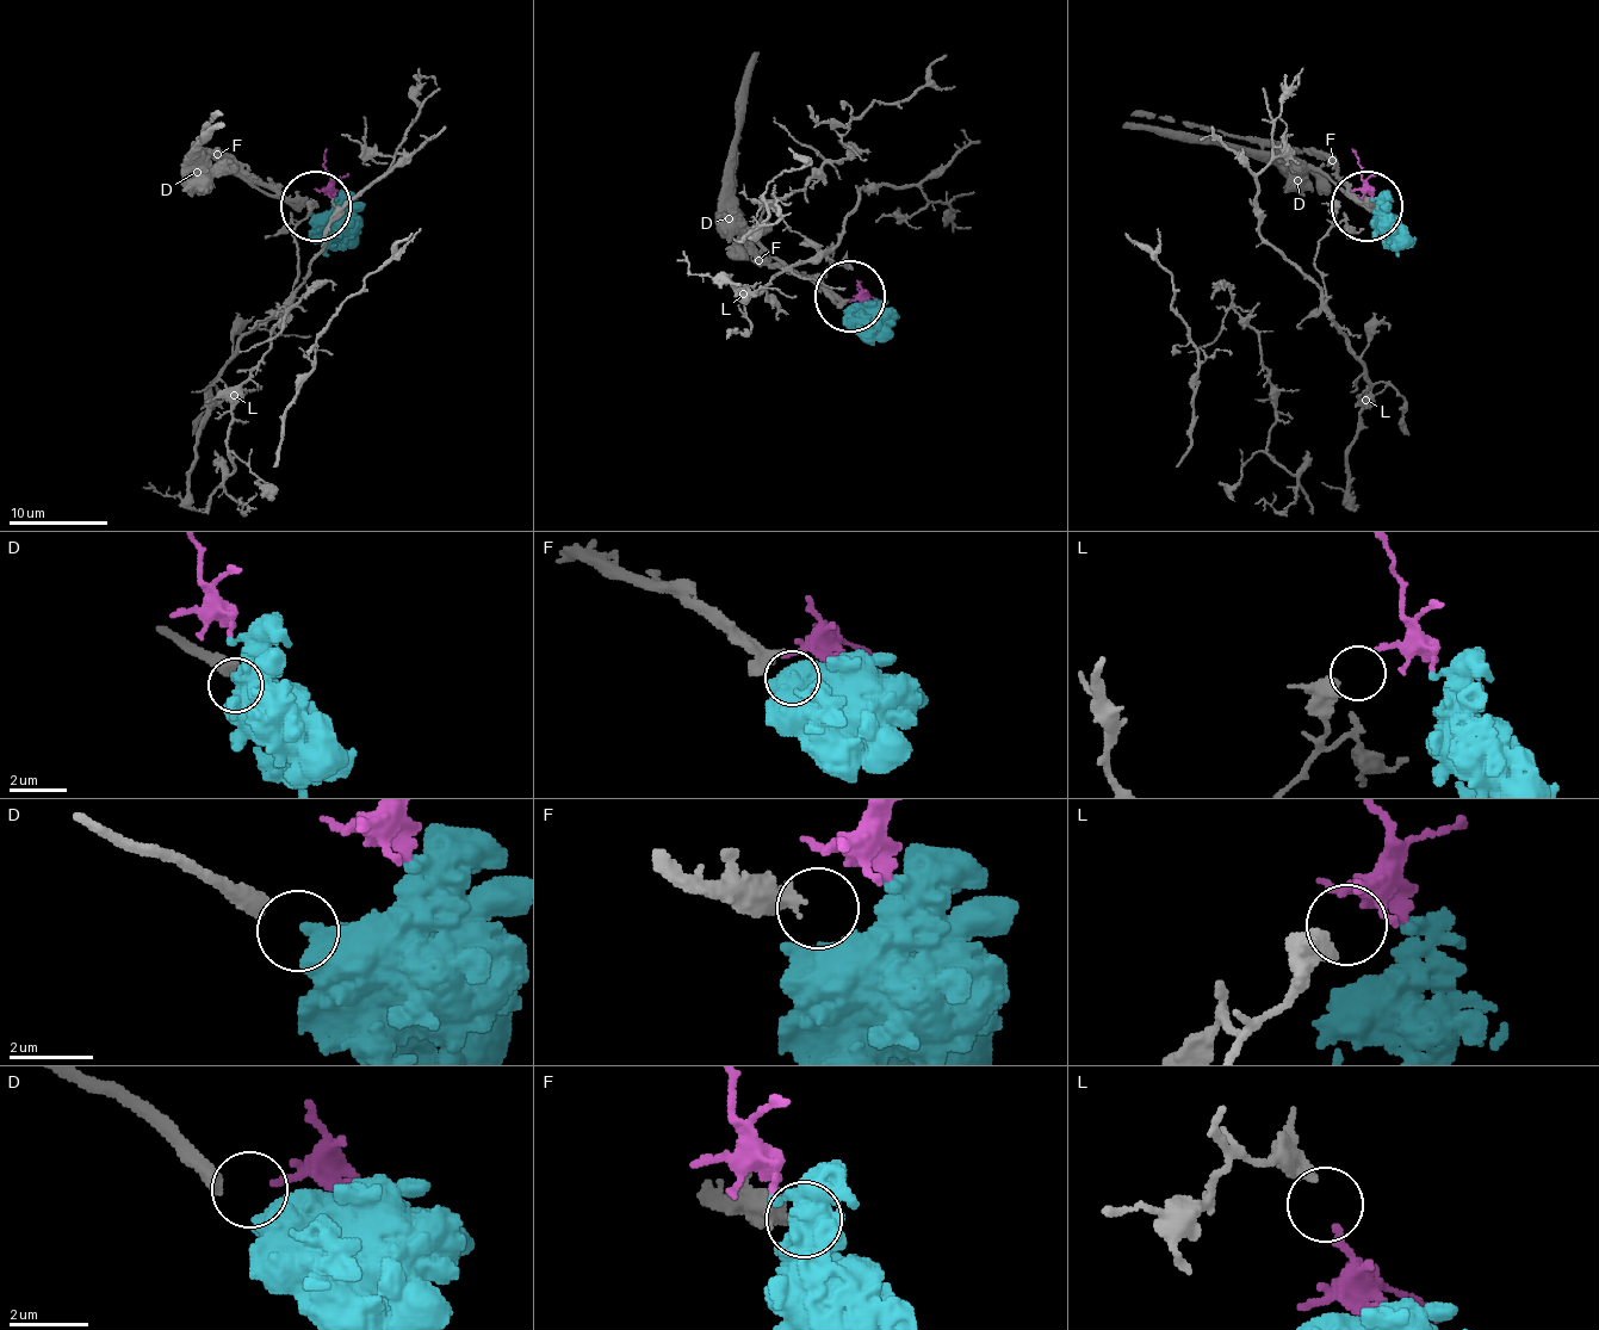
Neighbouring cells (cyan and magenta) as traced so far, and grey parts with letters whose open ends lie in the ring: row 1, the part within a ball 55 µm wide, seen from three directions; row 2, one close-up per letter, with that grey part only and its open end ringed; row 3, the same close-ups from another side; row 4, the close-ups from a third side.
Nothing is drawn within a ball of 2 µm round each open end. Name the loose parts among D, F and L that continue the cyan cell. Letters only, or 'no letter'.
D

